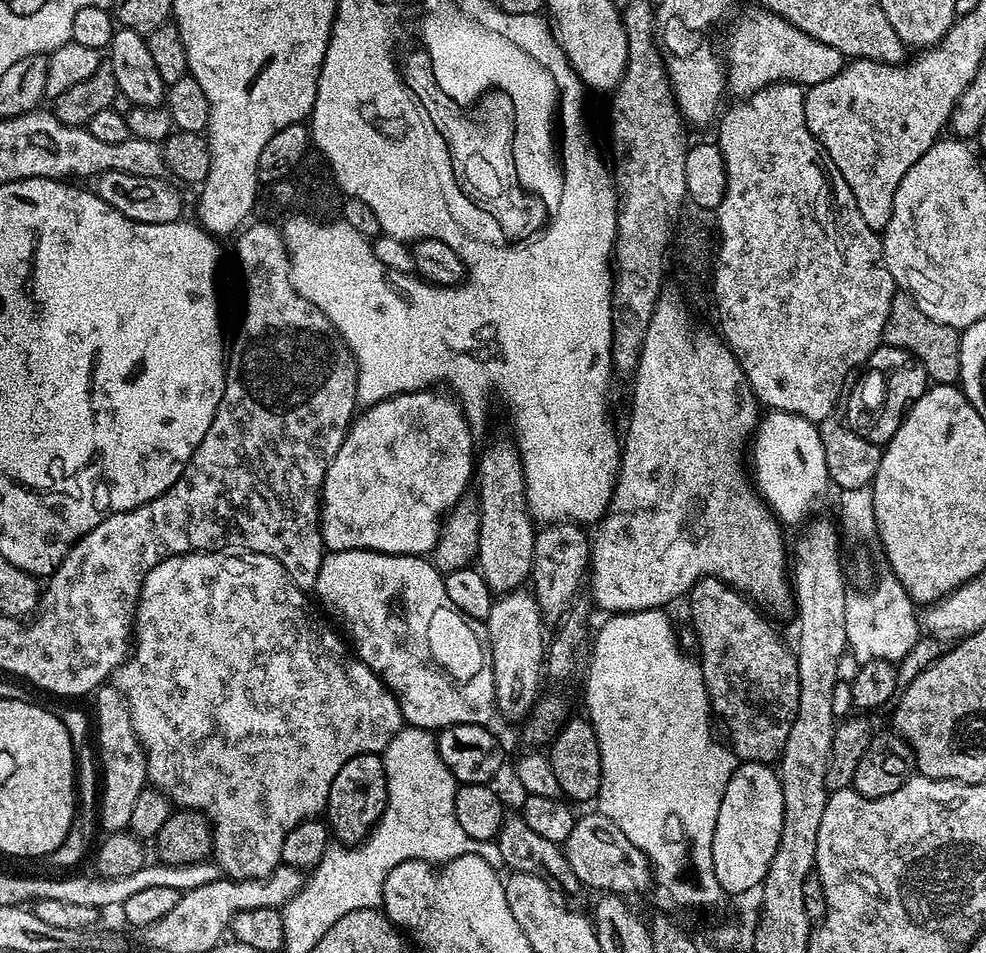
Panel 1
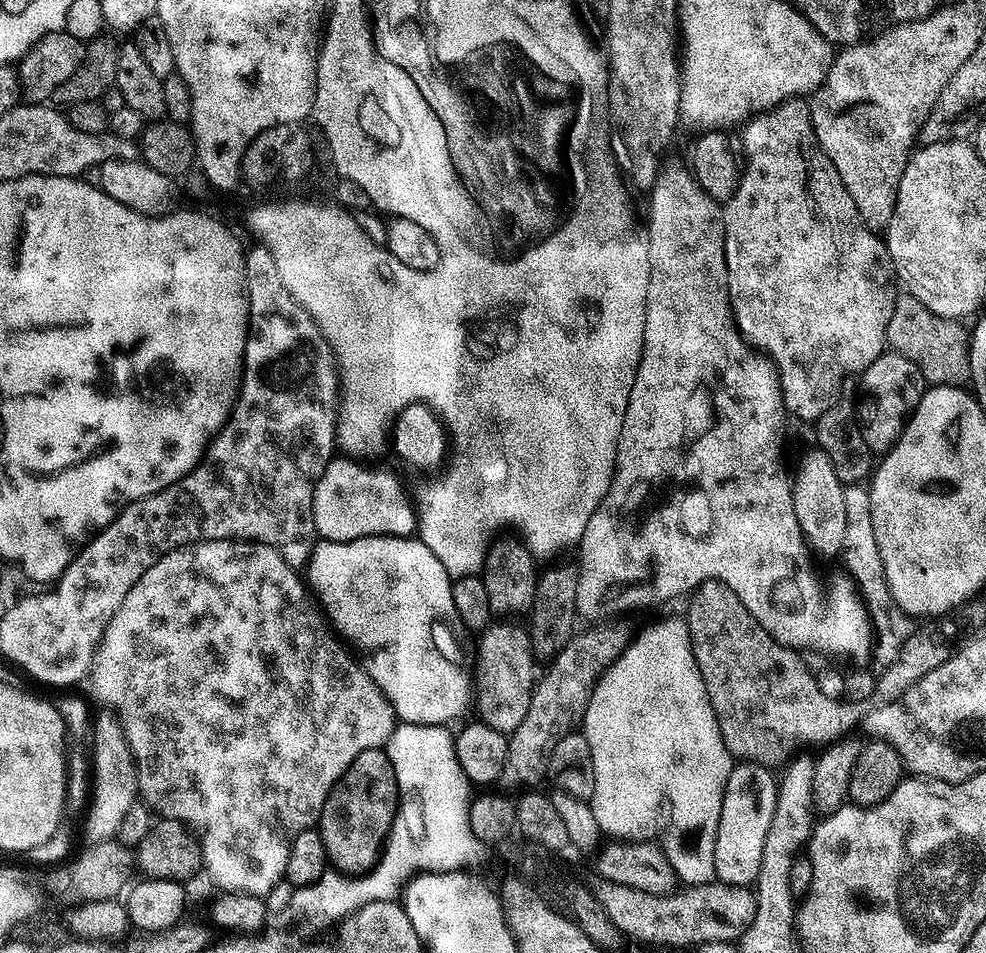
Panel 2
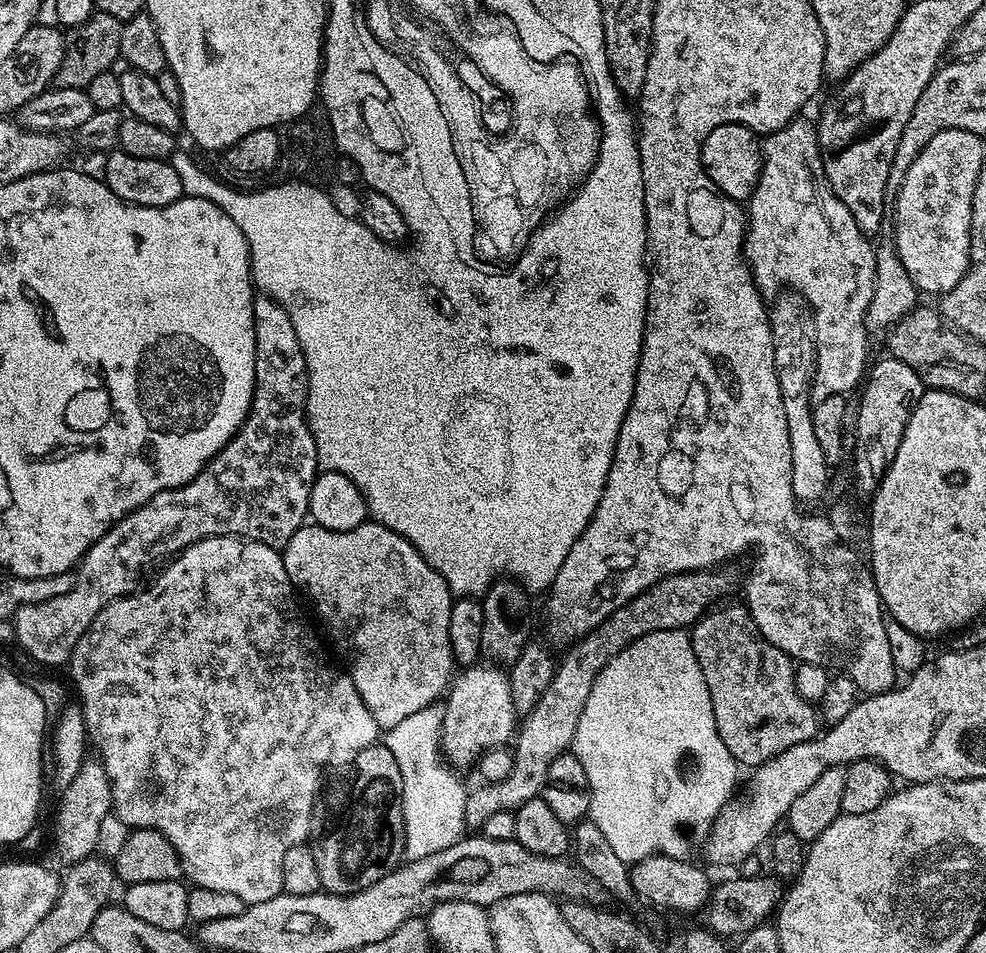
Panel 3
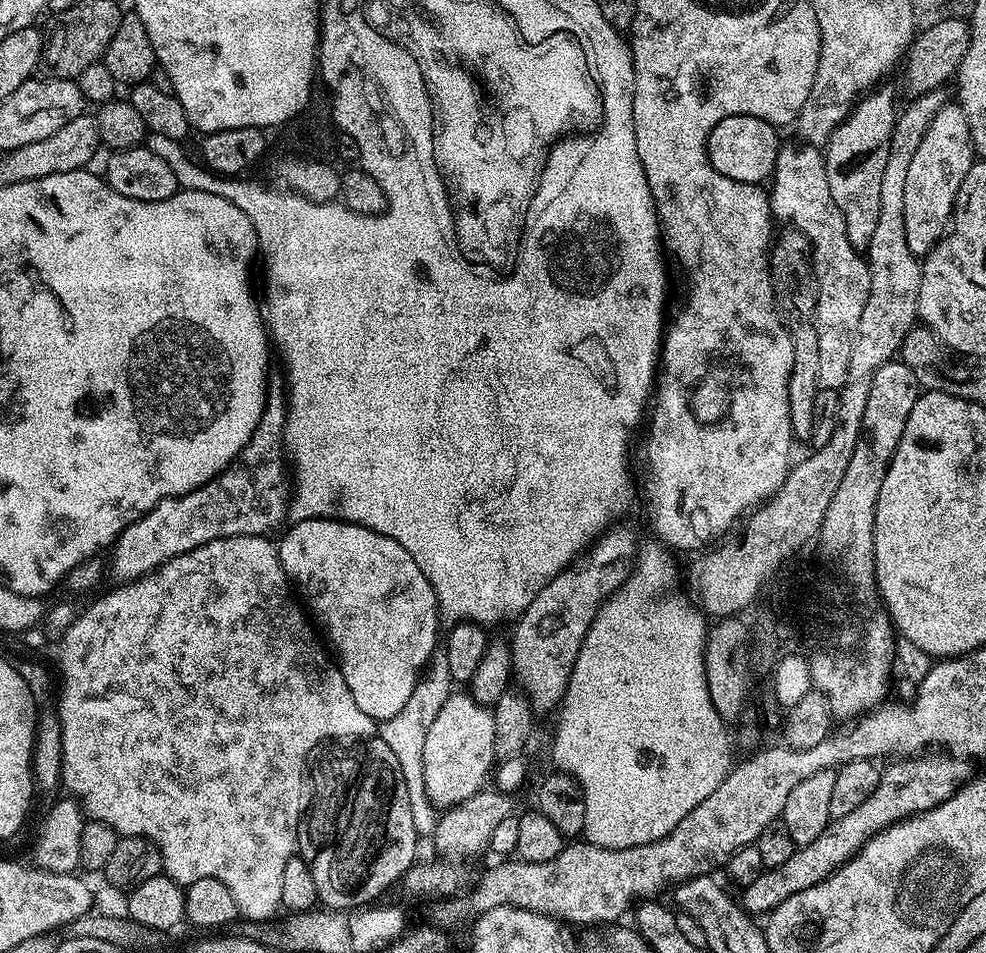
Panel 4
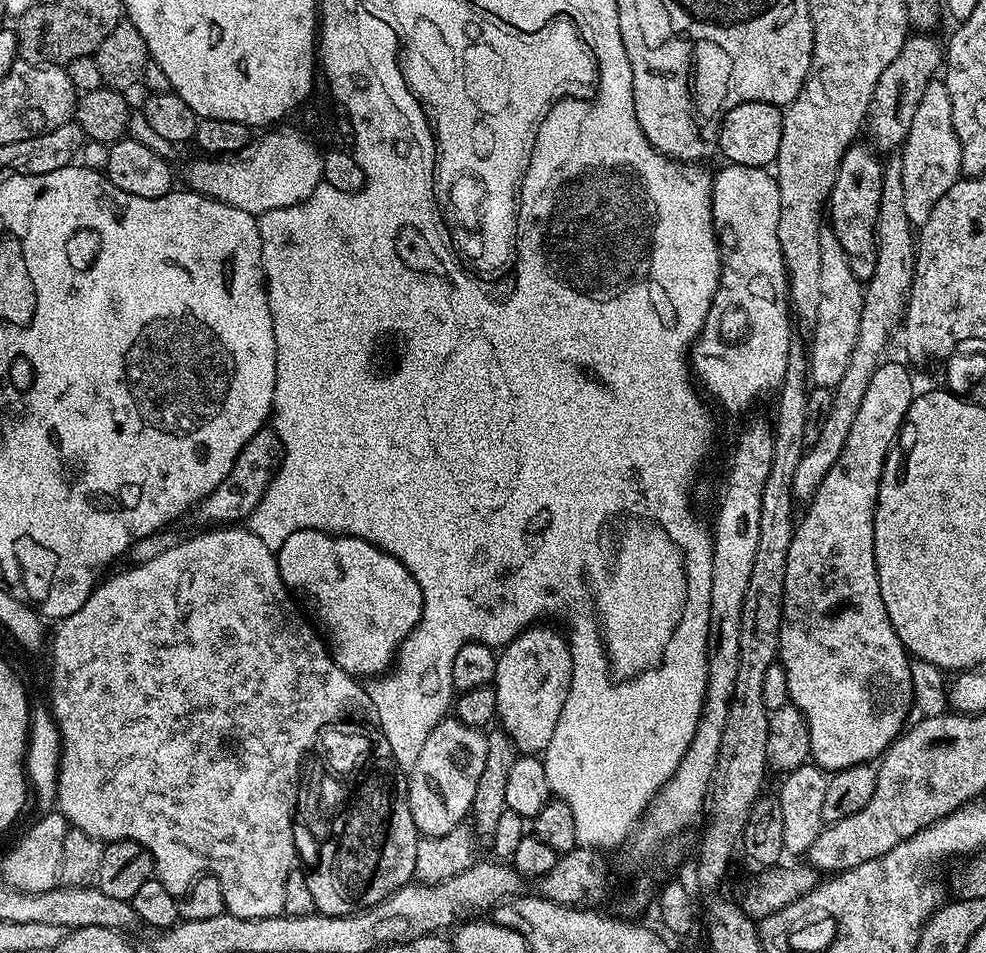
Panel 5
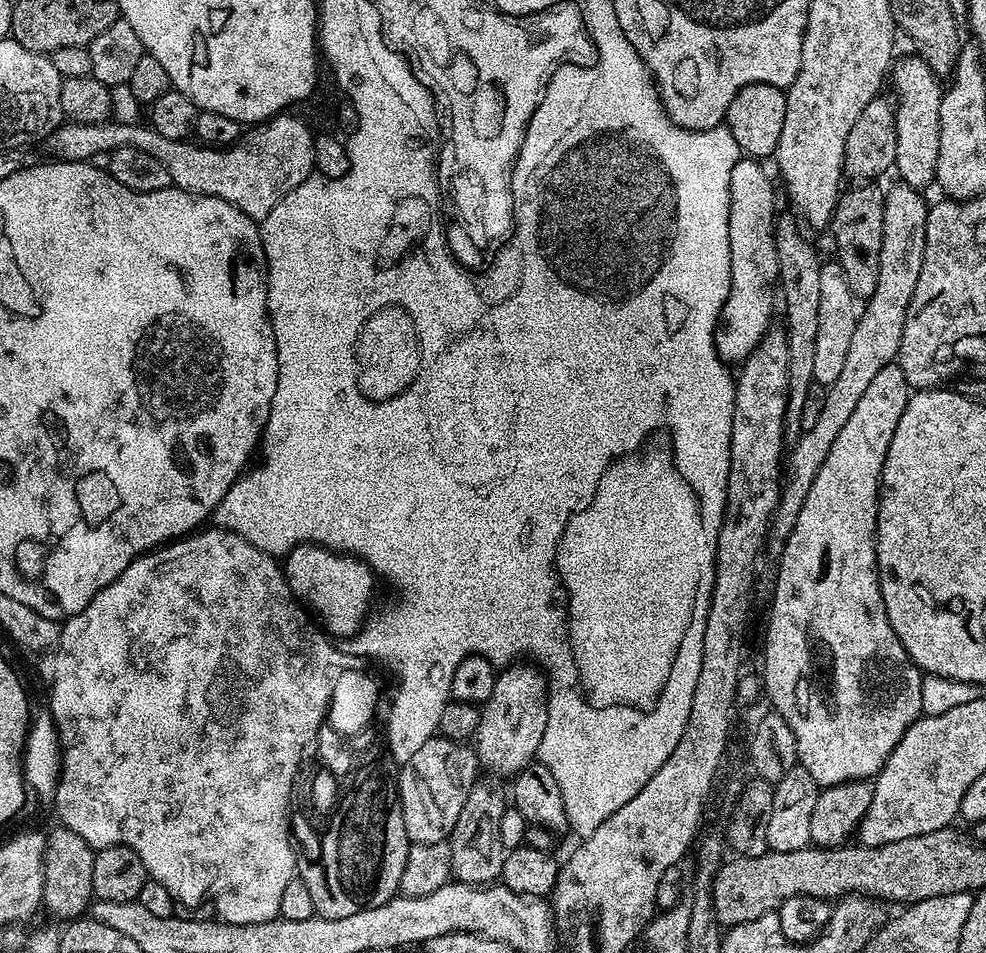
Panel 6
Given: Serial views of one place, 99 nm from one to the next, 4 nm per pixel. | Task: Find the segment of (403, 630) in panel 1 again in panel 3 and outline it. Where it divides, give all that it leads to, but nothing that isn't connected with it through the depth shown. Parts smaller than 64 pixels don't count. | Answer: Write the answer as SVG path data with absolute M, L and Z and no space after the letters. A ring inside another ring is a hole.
M305 522L282 549L282 555L290 582L312 599L333 642L348 655L346 671L358 694L362 694L366 710L374 714L377 729L398 726L402 718L418 714L418 710L437 703L447 693L454 679L450 650L450 610L454 593L410 541L375 522L365 522L354 530L341 532Z

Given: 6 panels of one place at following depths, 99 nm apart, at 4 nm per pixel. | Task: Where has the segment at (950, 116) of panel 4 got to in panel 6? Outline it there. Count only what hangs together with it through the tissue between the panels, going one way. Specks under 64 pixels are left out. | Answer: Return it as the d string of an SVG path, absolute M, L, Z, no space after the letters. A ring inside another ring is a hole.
M909 54L905 60L897 59L890 69L890 84L896 87L896 96L894 95L894 104L896 110L896 137L898 138L898 150L896 151L896 163L894 165L895 171L900 171L899 179L903 183L908 184L912 188L921 190L927 189L927 184L931 185L936 179L936 167L938 166L938 130L940 129L940 98L942 95L941 81L930 70L930 66L926 66L926 62L921 56Z

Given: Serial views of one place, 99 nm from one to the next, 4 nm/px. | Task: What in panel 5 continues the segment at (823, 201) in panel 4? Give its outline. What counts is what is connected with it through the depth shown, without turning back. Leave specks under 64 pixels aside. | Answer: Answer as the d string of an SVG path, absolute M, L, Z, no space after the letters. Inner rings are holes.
M831 227L820 229L820 249L822 250L822 298L818 302L818 318L814 325L816 333L810 340L808 370L810 380L817 388L838 386L846 374L846 366L850 366L850 354L854 354L854 346L858 342L858 326L862 318L862 302L864 288L858 278L854 278L854 270L850 270L850 261L846 258L846 250Z

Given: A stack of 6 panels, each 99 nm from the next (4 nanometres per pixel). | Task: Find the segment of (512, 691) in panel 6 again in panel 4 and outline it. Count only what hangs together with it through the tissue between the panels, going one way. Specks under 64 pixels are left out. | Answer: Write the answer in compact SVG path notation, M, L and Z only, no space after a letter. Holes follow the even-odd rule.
M609 527L586 554L573 560L550 583L542 586L538 598L534 598L515 621L516 630L510 638L512 675L532 703L533 713L548 712L563 701L568 693L574 662L598 610L619 593L630 575L629 569L624 569L624 563L637 555L636 536L628 528L616 527Z

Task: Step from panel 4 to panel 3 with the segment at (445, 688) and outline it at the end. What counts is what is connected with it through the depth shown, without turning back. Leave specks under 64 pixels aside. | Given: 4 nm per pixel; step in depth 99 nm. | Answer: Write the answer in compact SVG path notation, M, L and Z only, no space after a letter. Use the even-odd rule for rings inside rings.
M439 703L402 718L398 726L383 733L382 743L394 754L402 774L402 818L404 819L404 854L409 861L421 860L454 846L465 835L466 798L469 789L459 780L457 769L440 751L444 710Z

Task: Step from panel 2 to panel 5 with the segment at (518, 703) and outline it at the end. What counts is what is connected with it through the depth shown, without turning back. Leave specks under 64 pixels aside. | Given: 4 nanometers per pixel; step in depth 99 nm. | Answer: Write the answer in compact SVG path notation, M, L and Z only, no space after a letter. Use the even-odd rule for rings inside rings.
M445 718L430 730L426 743L418 753L418 762L407 773L410 814L414 814L414 826L421 837L450 834L450 830L461 827L469 819L474 802L474 790L478 790L478 777L486 766L487 735L481 729L466 726L455 718Z

